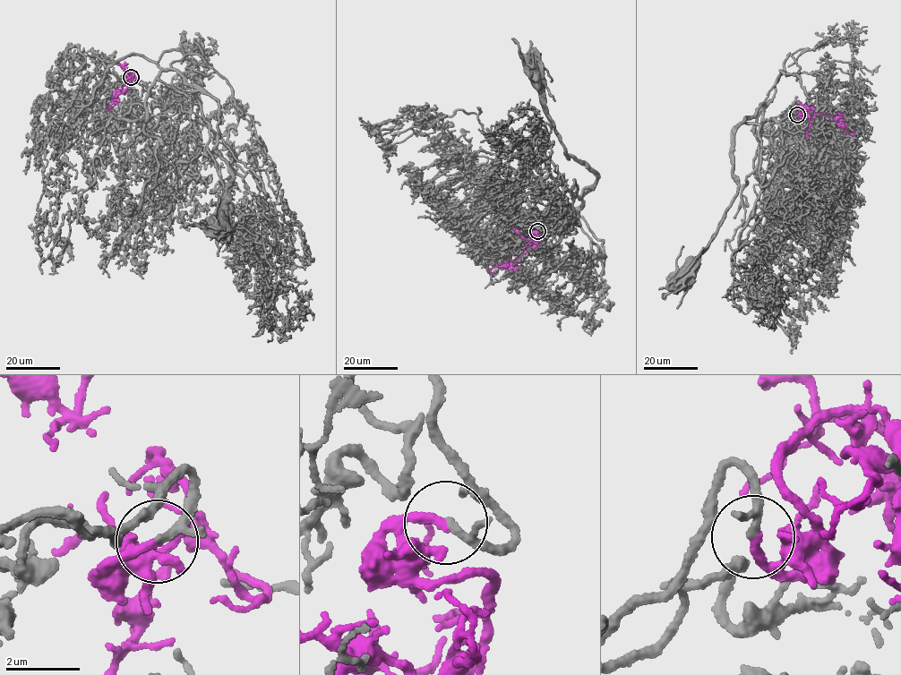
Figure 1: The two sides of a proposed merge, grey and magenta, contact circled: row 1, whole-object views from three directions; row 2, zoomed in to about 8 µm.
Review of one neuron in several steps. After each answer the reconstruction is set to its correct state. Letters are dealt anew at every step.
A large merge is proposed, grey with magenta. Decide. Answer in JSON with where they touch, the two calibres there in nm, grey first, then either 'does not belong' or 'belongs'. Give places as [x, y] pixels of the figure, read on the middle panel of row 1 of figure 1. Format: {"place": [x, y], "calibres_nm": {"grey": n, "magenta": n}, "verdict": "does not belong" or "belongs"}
{"place": [537, 231], "calibres_nm": {"grey": 160, "magenta": 260}, "verdict": "belongs"}

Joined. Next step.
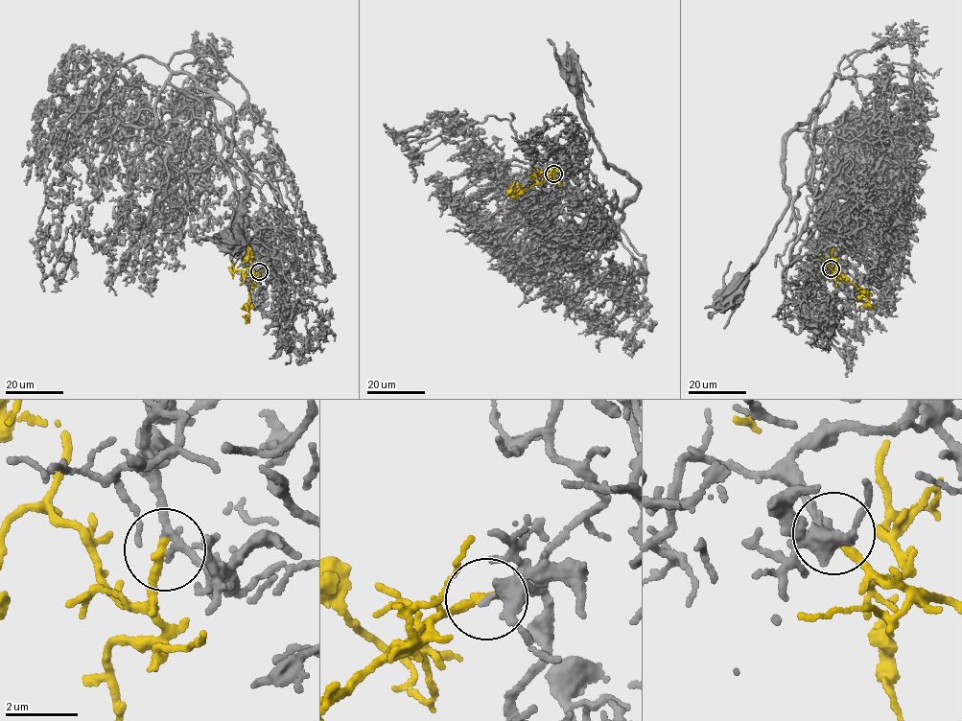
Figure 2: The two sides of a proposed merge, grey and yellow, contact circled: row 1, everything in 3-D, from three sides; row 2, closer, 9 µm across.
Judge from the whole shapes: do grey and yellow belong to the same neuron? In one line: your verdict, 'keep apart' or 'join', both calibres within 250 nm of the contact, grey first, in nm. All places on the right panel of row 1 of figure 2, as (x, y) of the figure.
join; calibres 190 and 260 nm

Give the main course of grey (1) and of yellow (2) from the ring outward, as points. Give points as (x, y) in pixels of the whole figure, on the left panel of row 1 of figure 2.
1: (259, 271), (267, 246), (254, 223), (246, 239), (212, 95), (232, 107), (231, 162), (247, 189), (236, 242)
2: (259, 271), (248, 296), (248, 317)

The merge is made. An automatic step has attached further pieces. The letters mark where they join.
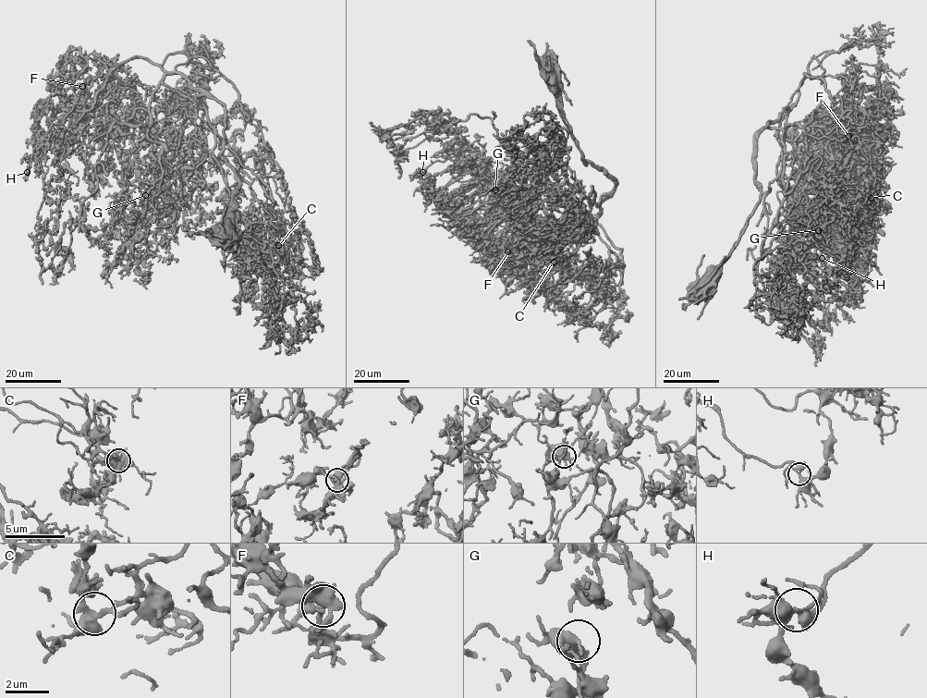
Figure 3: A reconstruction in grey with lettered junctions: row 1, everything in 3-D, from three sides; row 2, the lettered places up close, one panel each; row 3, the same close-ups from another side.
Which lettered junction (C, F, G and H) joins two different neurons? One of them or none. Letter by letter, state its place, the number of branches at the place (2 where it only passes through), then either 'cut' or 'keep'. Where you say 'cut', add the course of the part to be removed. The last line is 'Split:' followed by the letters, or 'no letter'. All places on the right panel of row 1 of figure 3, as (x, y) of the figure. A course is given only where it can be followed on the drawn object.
C: at (871, 198); 5 branches meet; keep
F: at (848, 136); 3 branches meet; keep
G: at (818, 230); 3 branches meet; keep
H: at (822, 258); 2 branches meet; cut; foreign part runs (822, 258), (805, 251), (800, 242), (778, 226), (774, 218)
Split: H

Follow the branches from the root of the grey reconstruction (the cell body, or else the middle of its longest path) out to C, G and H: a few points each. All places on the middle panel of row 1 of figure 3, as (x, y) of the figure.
C: (552, 75), (584, 162), (616, 183), (597, 206), (591, 187), (598, 233), (592, 224), (583, 245), (554, 262)
G: (552, 75), (584, 162), (616, 183), (591, 216), (543, 177), (542, 184), (514, 166), (495, 189)
H: (552, 75), (584, 162), (616, 183), (598, 214), (582, 224), (501, 163), (456, 155), (422, 171)

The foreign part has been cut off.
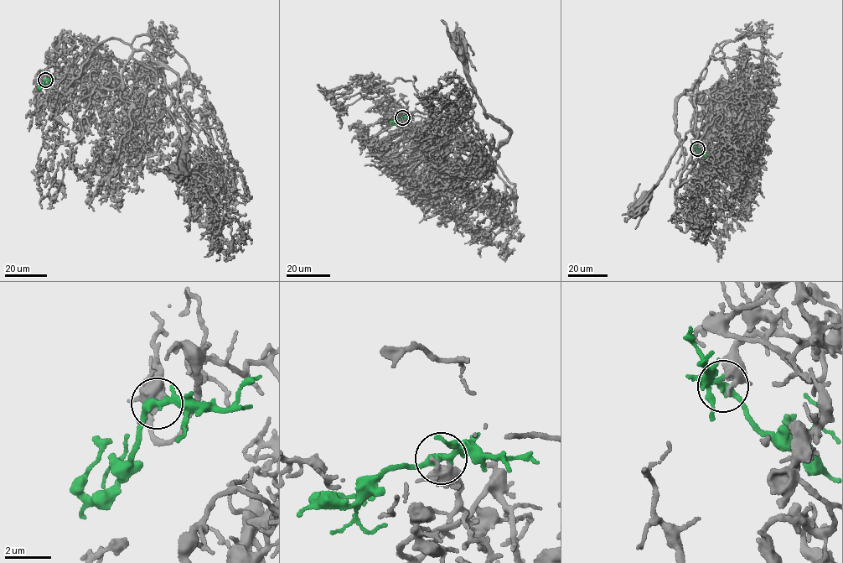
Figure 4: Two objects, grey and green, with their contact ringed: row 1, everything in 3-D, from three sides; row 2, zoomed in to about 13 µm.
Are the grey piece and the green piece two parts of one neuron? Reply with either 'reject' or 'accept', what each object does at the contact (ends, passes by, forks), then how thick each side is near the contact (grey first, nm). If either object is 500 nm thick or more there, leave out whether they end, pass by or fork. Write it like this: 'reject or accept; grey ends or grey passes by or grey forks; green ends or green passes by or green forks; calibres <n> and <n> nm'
accept; grey passes by; green forks; calibres 220 and 260 nm

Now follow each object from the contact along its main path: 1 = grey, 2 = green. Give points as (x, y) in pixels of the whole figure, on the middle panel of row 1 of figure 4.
1: (402, 117), (399, 127), (437, 123), (483, 163), (496, 156), (510, 133), (483, 113), (455, 52), (461, 47)
2: (402, 117), (391, 122), (395, 122)

